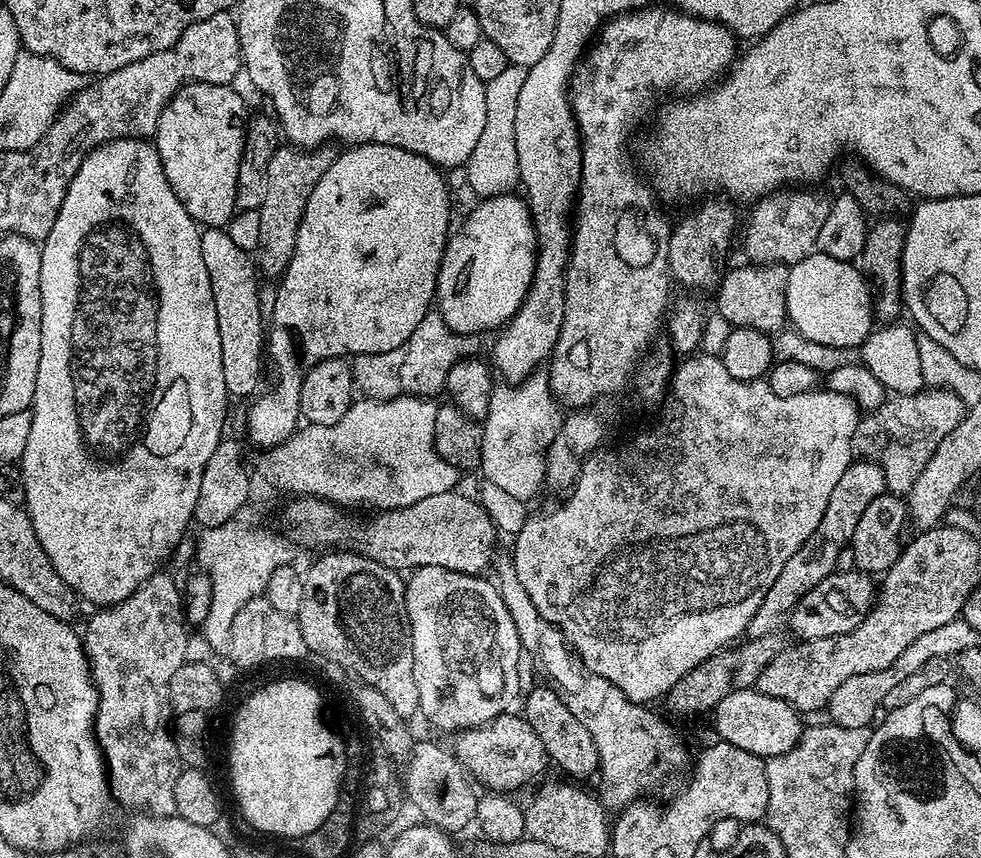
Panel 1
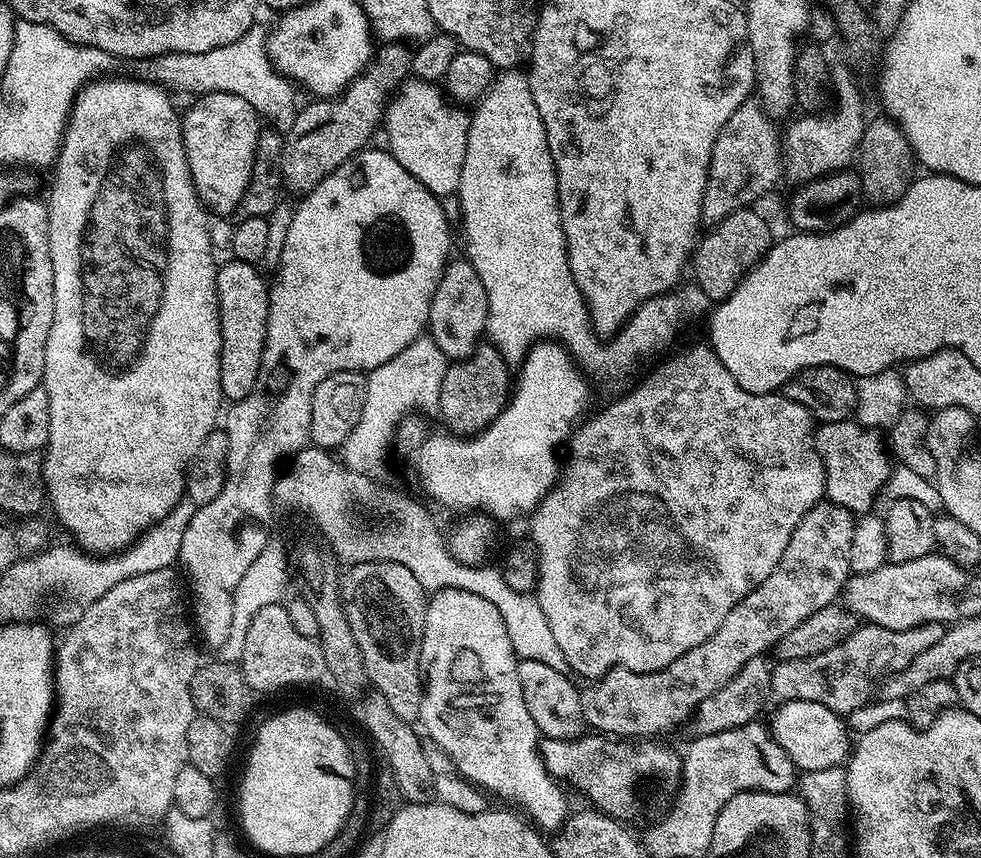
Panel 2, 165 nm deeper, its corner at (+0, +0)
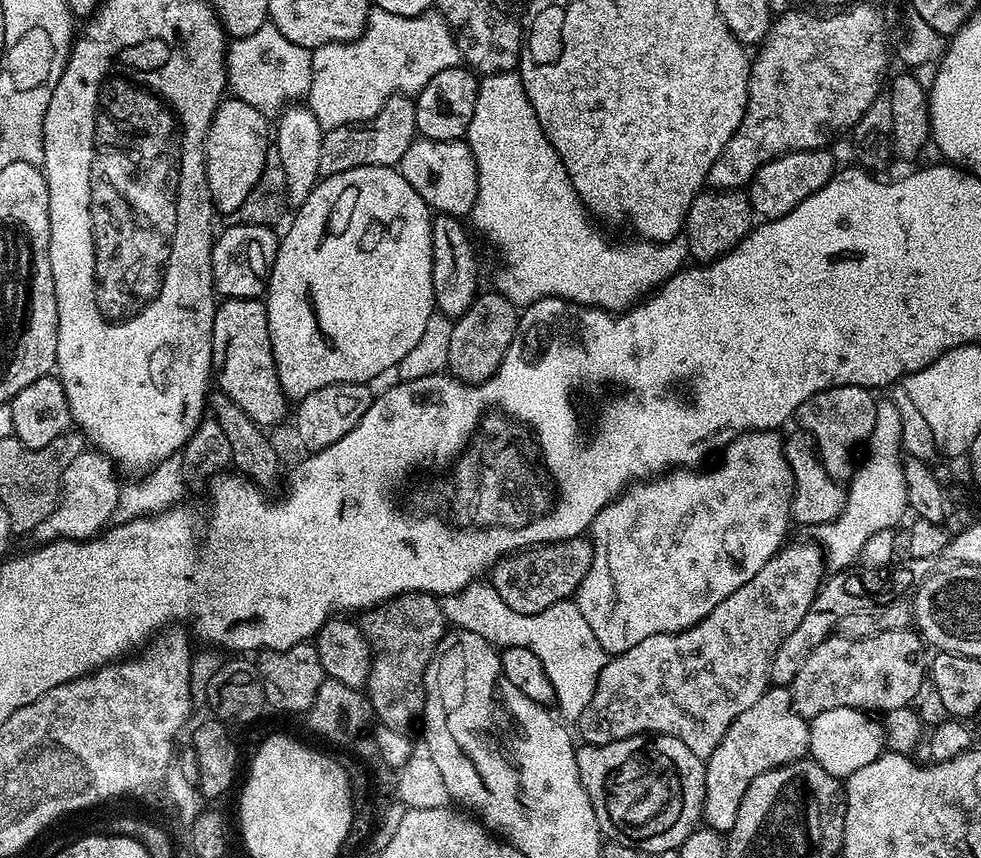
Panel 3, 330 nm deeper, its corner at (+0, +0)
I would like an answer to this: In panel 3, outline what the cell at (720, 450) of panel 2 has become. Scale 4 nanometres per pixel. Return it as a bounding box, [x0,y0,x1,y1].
[574,430,794,653]

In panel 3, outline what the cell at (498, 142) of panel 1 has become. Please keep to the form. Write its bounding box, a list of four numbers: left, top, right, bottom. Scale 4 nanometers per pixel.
[466,71,689,314]

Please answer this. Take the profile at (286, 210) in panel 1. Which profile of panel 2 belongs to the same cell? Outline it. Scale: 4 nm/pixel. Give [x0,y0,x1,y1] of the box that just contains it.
[282,41,413,194]

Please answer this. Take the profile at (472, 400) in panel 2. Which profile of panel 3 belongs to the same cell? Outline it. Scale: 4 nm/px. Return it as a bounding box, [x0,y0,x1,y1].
[447,290,520,384]

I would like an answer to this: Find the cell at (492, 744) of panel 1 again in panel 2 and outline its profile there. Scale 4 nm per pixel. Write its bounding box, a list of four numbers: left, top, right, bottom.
[538,734,682,822]

